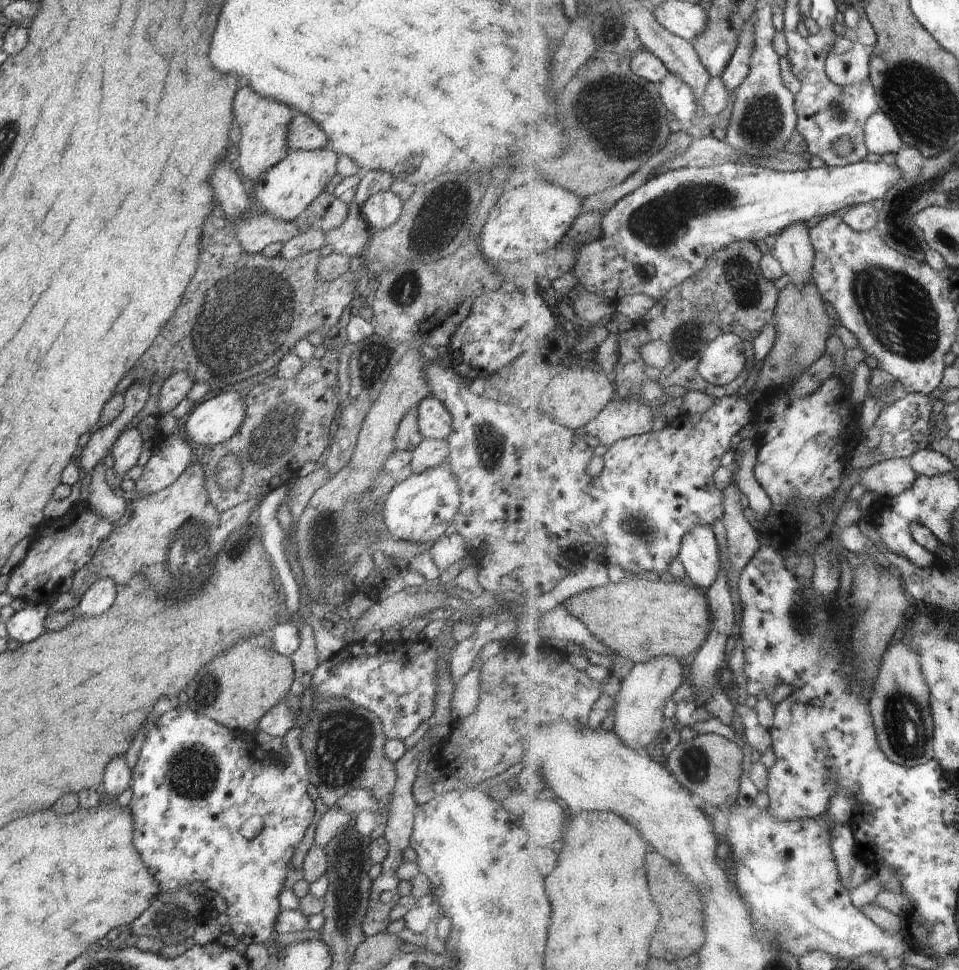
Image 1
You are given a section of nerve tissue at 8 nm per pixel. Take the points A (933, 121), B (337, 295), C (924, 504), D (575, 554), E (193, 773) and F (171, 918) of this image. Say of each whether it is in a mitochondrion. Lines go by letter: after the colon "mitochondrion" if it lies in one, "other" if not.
A: mitochondrion
B: other
C: other
D: other
E: mitochondrion
F: mitochondrion

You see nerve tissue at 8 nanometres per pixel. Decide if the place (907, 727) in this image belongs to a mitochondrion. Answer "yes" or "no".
yes

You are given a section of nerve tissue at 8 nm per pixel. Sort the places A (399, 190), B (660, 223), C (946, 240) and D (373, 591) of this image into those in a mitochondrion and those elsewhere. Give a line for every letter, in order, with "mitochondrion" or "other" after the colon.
A: other
B: mitochondrion
C: mitochondrion
D: other

